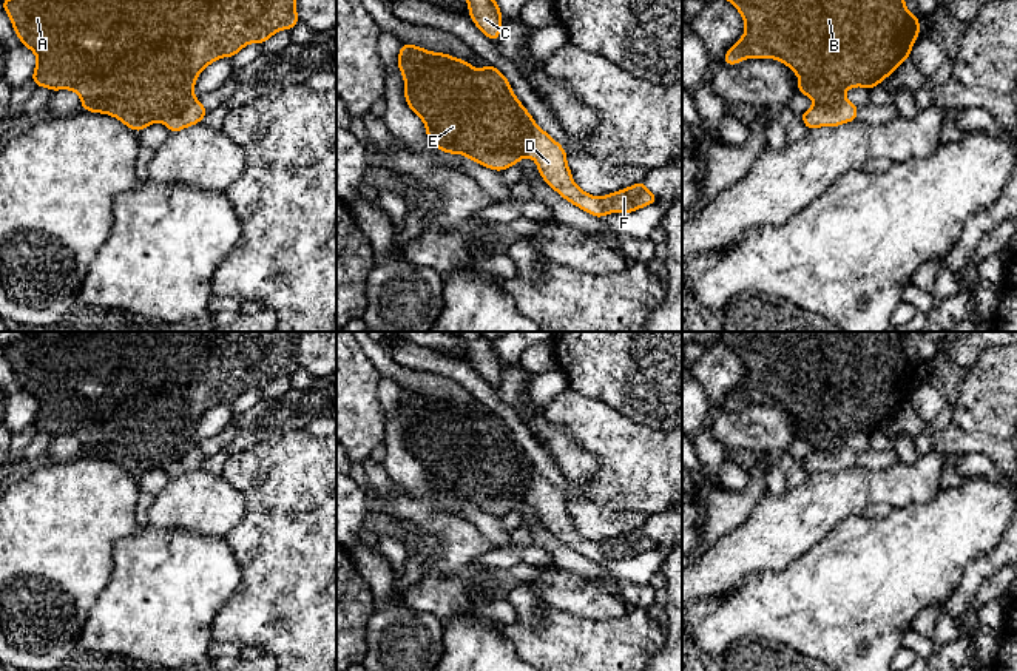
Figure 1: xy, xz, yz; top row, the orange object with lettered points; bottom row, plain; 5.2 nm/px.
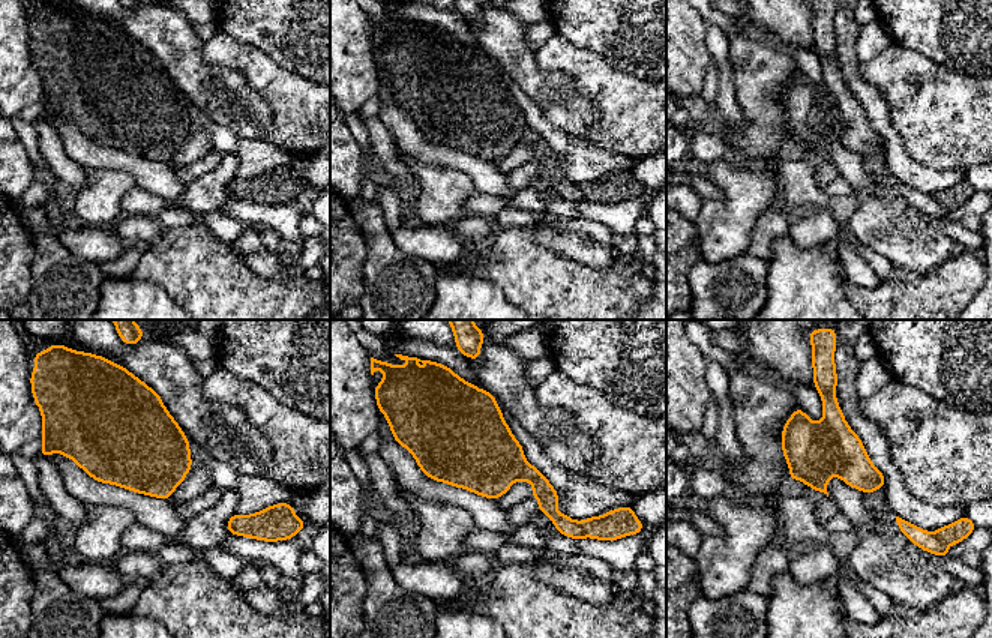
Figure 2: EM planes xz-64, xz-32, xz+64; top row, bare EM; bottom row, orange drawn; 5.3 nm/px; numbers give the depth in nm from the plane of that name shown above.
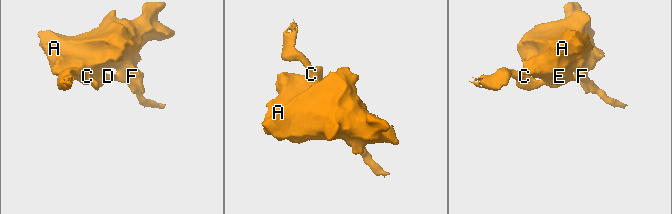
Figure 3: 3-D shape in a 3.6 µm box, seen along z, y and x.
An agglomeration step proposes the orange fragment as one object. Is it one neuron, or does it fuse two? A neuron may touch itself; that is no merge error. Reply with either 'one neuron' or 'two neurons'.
two neurons

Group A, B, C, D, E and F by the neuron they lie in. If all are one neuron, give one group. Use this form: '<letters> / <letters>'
A B E F / C D

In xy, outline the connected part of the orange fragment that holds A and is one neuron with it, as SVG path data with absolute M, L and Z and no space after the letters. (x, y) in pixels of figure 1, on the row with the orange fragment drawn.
M2 0L2 3L19 40L37 57L31 77L37 86L45 86L51 91L71 89L79 94L82 110L110 114L137 133L151 123L165 123L170 117L181 113L194 97L196 79L205 66L221 57L235 57L248 43L262 45L279 29L292 29L299 23L296 0L144 0L142 3L134 3L133 0Z

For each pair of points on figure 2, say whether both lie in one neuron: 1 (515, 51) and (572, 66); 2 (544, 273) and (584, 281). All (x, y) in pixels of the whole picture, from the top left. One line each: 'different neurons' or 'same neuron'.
1: different neurons
2: same neuron

